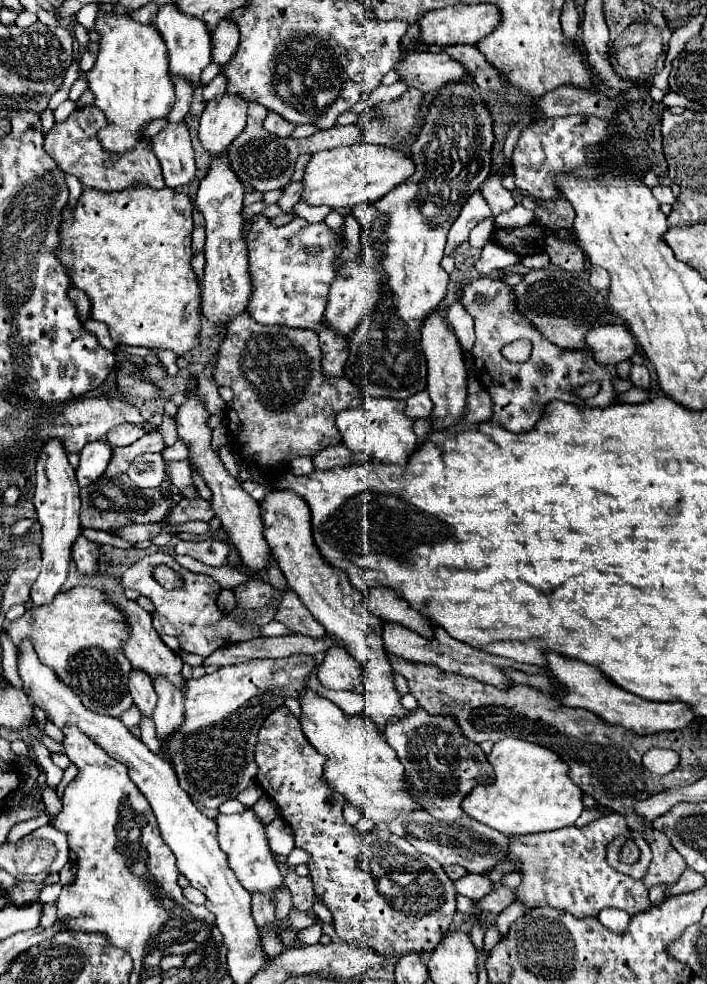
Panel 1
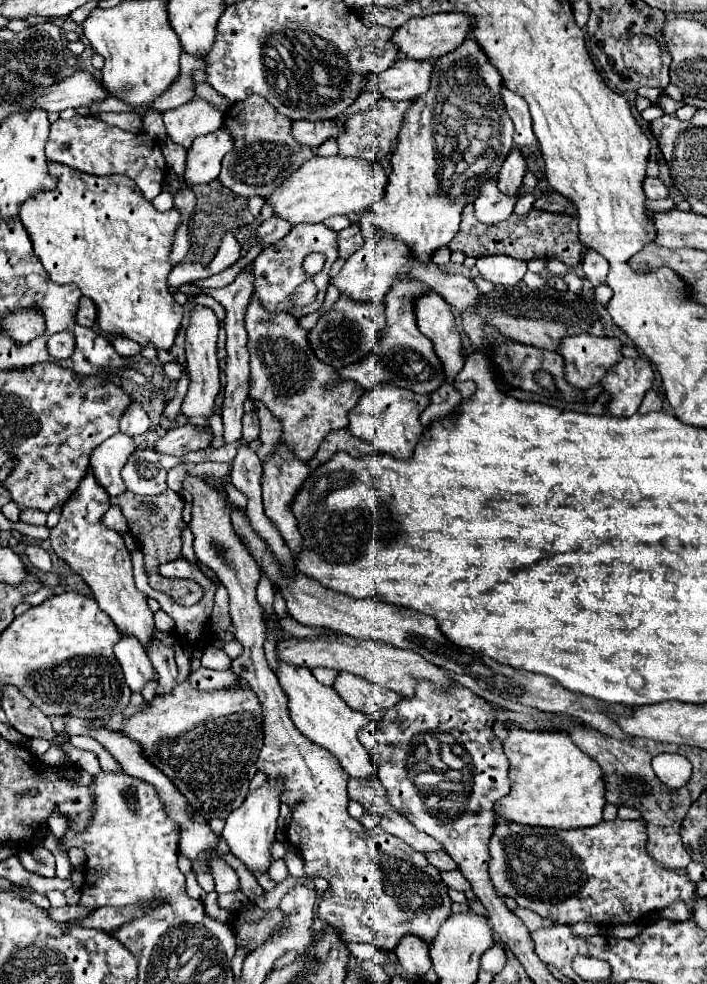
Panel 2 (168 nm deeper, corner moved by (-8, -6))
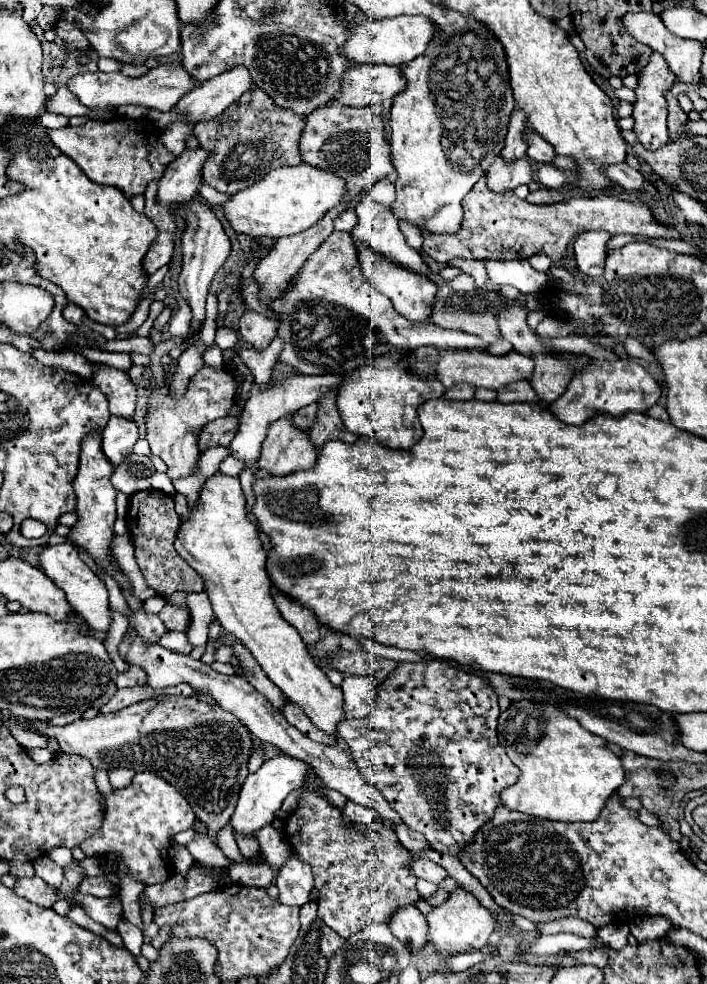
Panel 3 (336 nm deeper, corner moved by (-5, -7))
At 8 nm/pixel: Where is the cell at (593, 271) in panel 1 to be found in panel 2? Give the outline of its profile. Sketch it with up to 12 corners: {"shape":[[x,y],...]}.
{"shape":[[587,249],[581,269],[597,287],[605,283],[607,261],[601,253]]}

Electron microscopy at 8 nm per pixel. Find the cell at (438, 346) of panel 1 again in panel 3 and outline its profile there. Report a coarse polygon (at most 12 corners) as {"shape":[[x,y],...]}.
{"shape":[[354,240],[364,276],[408,320],[428,322],[438,286]]}

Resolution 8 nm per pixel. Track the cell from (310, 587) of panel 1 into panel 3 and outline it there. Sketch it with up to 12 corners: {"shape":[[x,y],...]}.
{"shape":[[292,414],[268,426],[258,466],[282,476],[318,454]]}

